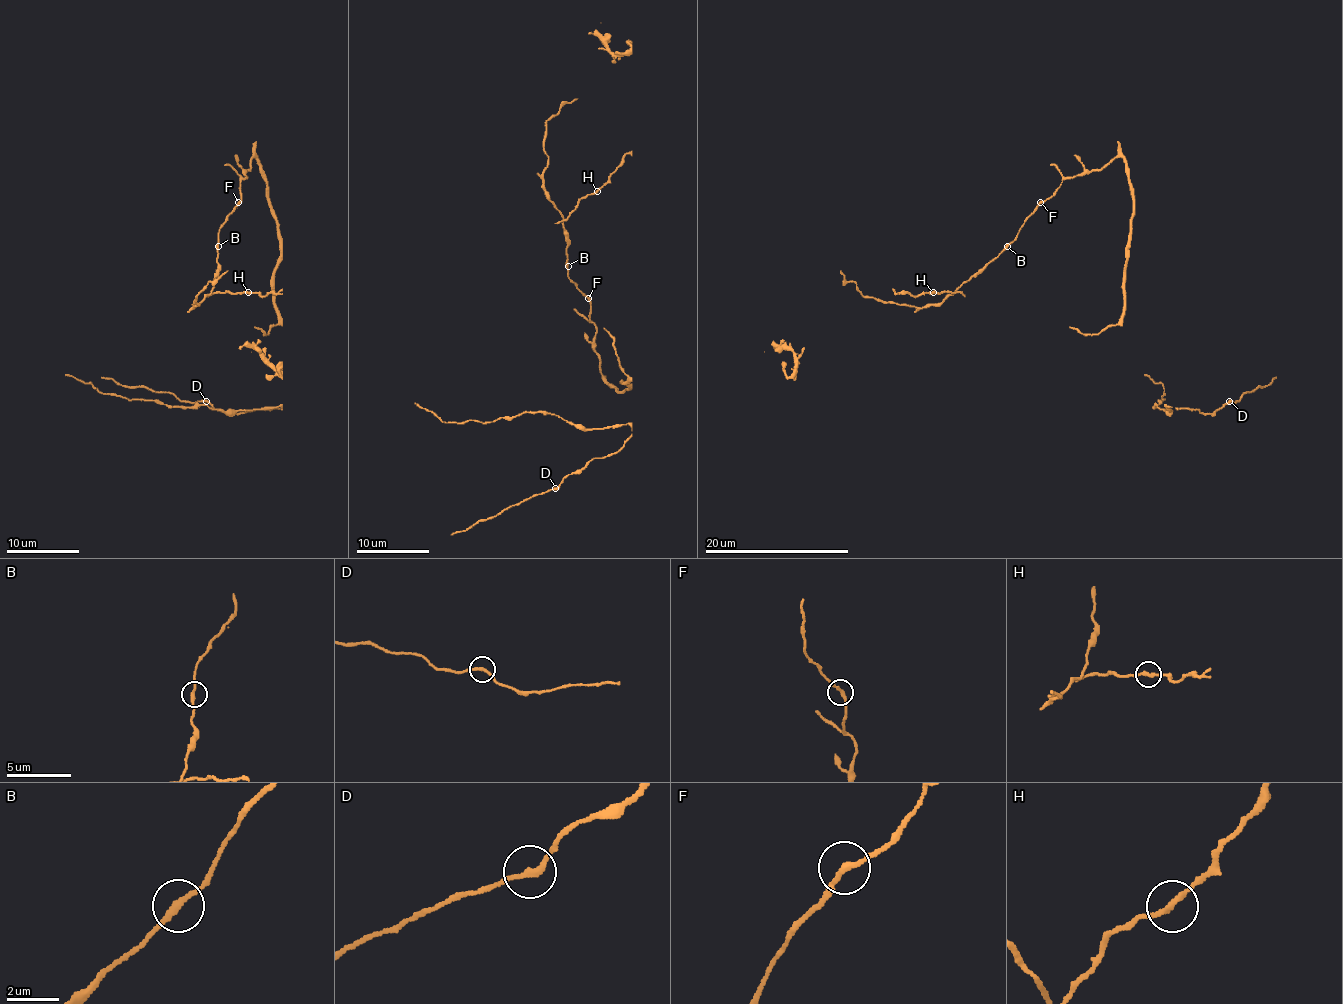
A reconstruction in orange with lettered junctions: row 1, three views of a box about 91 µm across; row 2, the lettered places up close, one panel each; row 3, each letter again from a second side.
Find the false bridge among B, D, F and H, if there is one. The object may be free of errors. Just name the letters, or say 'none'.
H

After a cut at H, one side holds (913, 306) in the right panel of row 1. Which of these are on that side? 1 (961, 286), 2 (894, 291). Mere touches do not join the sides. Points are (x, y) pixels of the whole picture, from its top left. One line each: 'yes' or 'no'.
1: yes
2: no

